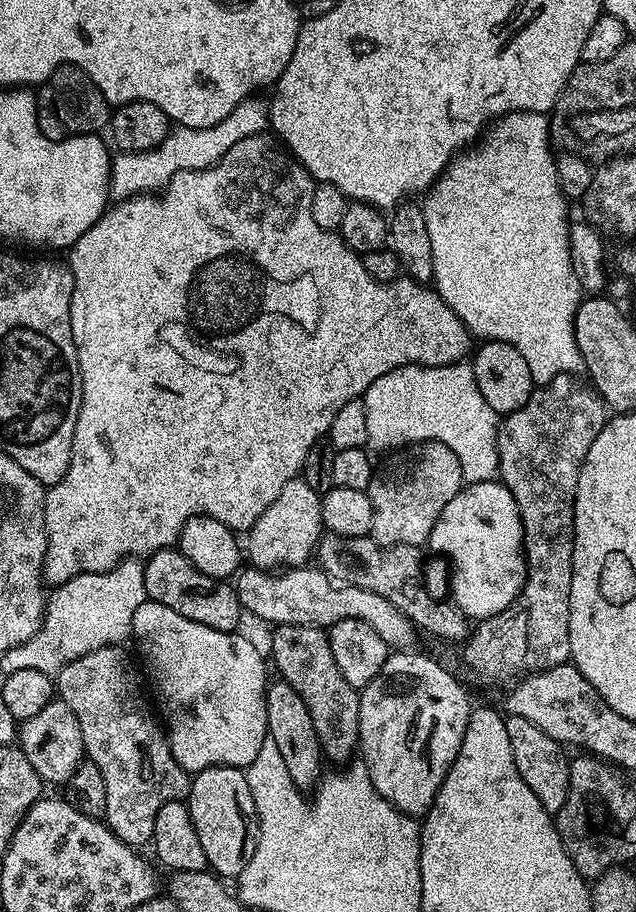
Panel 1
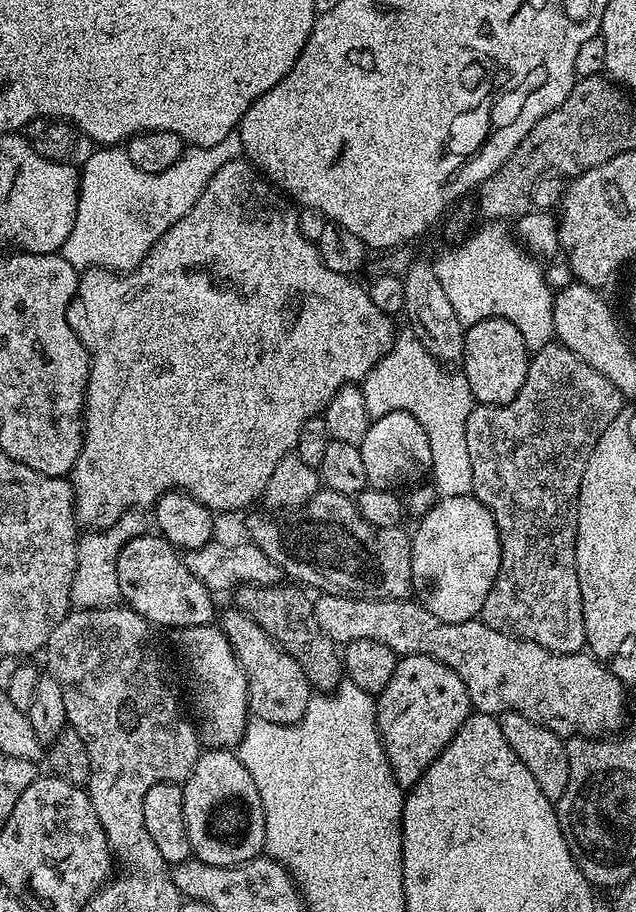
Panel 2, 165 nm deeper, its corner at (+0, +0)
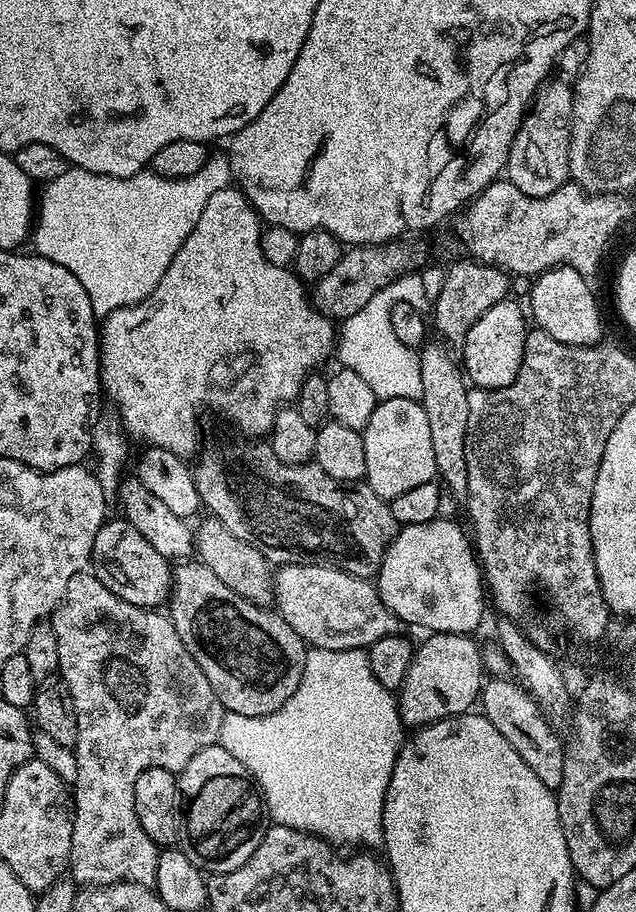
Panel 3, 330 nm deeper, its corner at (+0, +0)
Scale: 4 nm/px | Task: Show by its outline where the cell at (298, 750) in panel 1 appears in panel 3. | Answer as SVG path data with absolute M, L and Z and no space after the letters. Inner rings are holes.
M180 562L172 573L172 595L166 605L174 630L178 630L178 638L186 642L186 650L194 654L194 662L202 666L202 674L210 678L210 686L214 686L214 694L222 702L225 712L246 714L247 716L265 716L274 714L298 690L298 682L302 682L304 639L280 617L279 611L271 607L260 608L254 602L234 594L230 586L225 586L206 565L199 562Z

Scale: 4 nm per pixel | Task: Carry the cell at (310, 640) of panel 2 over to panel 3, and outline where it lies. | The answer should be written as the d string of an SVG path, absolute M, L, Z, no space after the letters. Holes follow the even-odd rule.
M207 518L195 529L196 546L195 555L199 563L206 565L210 570L214 570L216 575L225 586L230 586L234 594L254 602L260 608L267 608L274 600L274 568L269 564L266 557L250 542L242 542L242 538L230 534L226 526L220 520Z

